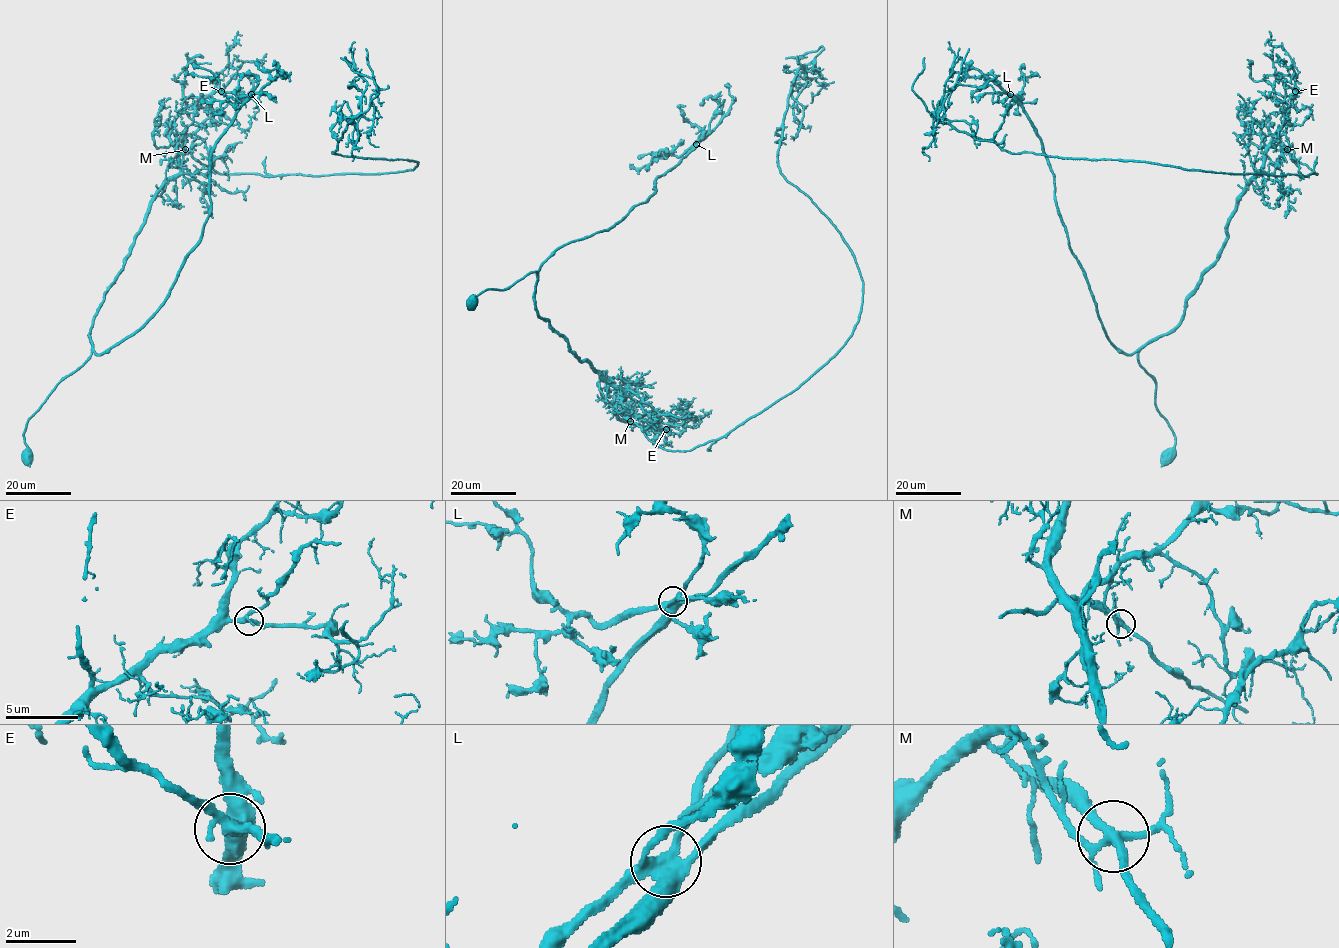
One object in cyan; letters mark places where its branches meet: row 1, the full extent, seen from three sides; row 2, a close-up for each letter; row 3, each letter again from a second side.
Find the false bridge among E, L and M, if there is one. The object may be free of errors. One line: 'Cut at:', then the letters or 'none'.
Cut at: M

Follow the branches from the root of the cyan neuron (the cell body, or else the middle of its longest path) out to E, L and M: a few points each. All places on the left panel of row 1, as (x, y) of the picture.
E: (26, 457), (27, 420), (91, 354), (104, 293), (151, 198), (179, 173), (169, 128), (221, 91)
L: (26, 457), (27, 420), (54, 387), (93, 351), (133, 335), (164, 301), (208, 215), (214, 144), (251, 93)
M: (26, 457), (27, 420), (91, 354), (97, 309), (151, 198), (179, 173), (178, 142), (185, 150)

